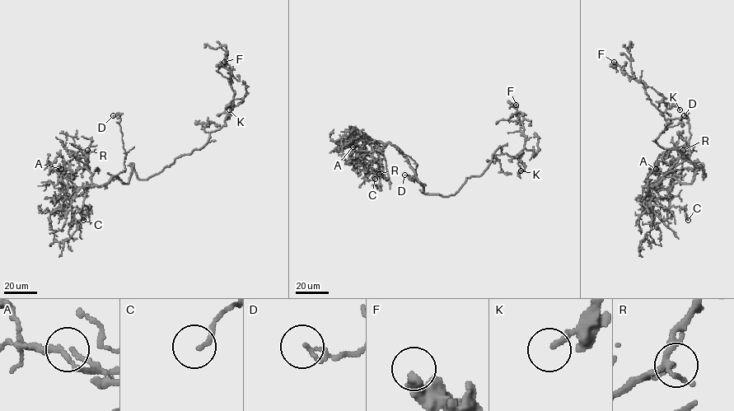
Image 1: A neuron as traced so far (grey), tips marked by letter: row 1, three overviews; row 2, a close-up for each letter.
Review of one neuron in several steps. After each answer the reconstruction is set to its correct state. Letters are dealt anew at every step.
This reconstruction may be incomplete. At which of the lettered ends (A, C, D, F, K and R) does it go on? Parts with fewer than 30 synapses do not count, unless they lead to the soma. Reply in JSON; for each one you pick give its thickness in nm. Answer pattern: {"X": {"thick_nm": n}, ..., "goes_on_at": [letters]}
{"goes_on_at": []}

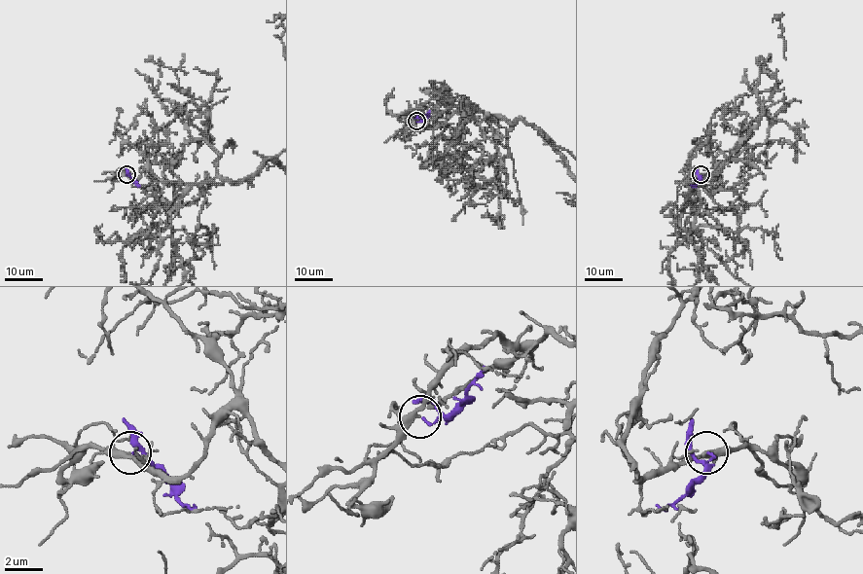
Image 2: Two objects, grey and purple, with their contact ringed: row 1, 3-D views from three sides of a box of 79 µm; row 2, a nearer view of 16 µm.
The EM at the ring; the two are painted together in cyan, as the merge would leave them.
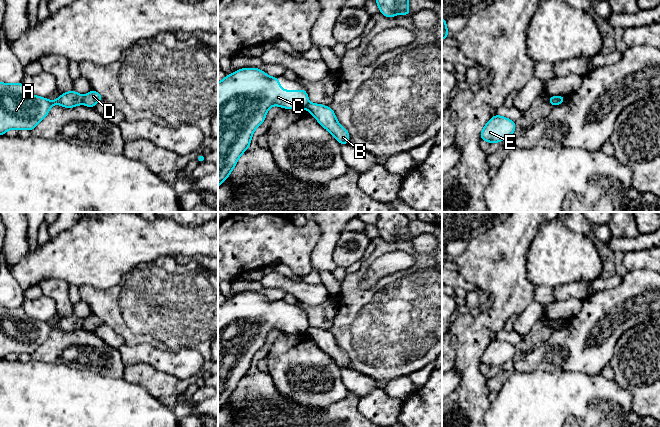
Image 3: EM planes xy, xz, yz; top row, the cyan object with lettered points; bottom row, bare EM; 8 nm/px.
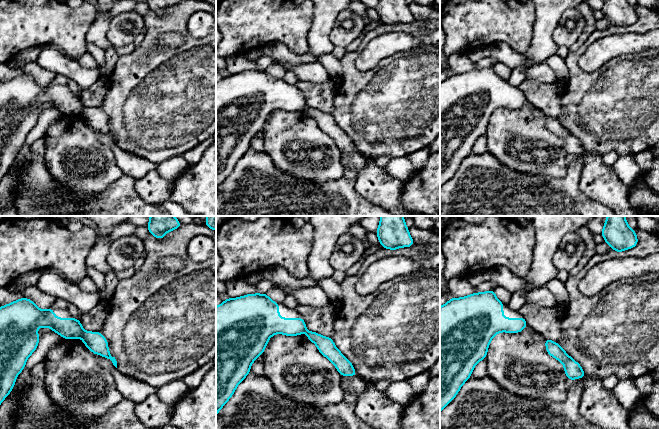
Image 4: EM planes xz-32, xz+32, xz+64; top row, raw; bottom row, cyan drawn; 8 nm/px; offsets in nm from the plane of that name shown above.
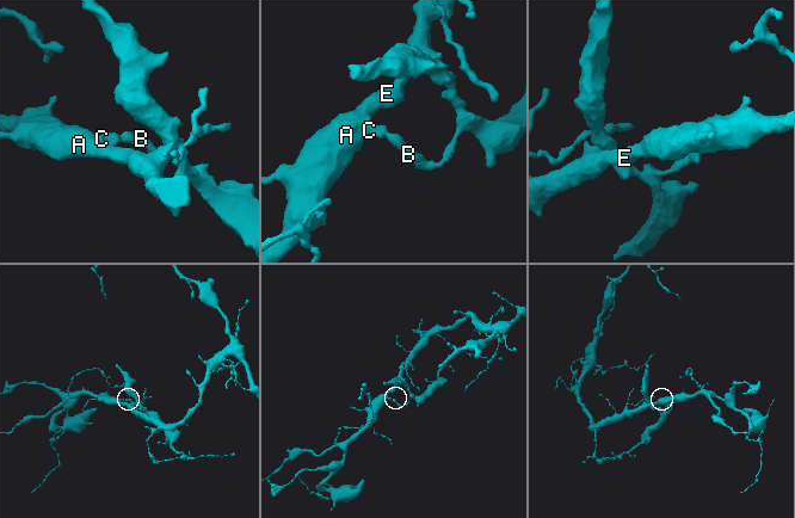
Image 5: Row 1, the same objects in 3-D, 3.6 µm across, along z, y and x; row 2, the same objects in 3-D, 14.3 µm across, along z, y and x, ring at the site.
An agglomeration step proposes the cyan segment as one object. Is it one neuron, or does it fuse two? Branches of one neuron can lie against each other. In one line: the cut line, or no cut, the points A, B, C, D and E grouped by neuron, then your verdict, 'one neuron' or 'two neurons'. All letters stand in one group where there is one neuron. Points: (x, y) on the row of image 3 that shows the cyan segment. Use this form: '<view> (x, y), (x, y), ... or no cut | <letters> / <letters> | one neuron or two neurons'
xy (84, 96), (82, 103) | A C E / B D | two neurons

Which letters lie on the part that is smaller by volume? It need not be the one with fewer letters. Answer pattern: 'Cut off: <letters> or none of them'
Cut off: B, D

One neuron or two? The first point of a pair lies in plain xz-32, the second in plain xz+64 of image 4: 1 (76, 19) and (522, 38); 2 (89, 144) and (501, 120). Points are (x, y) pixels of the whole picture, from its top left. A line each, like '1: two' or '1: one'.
1: one
2: one

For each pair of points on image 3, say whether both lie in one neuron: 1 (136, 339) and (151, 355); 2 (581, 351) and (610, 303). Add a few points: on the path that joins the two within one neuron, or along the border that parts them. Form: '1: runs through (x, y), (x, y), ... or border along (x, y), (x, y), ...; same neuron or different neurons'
1: border along (124, 343), (130, 346), (148, 343), (162, 351); different neurons
2: runs through (584, 339), (600, 315); same neuron

